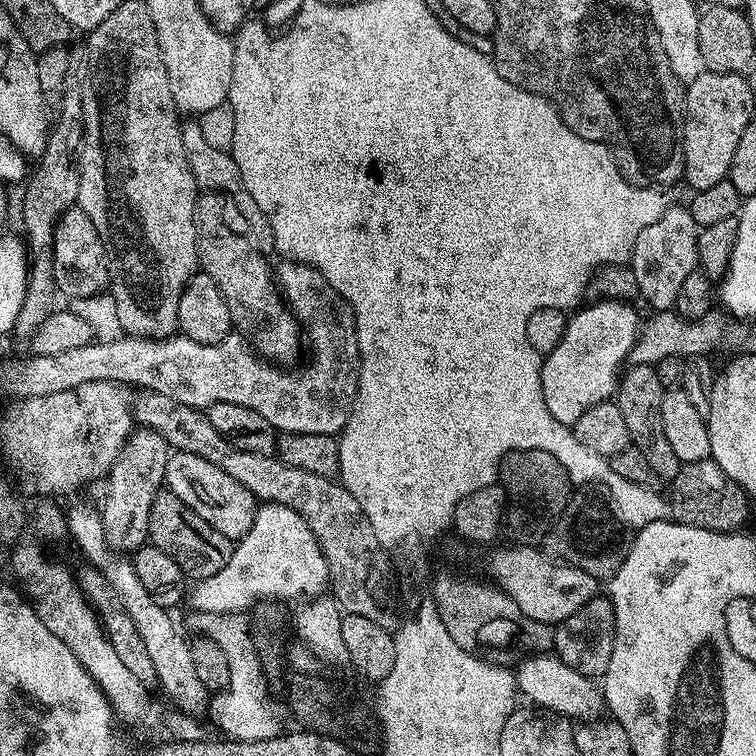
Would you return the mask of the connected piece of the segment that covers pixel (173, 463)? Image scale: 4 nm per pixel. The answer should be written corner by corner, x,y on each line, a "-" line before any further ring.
183,450
173,451
168,457
166,484
175,496
186,502
186,506
206,517
218,534
226,534
226,538
233,542
239,542
254,522
258,501
252,491
239,484
225,468
213,460
207,460
205,456

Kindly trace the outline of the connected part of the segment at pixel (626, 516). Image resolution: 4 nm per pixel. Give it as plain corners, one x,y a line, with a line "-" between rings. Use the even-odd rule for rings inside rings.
550,414
548,415
548,422
550,422
548,432
556,432
556,438
548,436
548,452
554,454
562,462
562,466
568,472
568,477
572,479
573,485
608,488
604,489
606,495
612,501
616,515
620,517
620,521
625,526
633,526
632,524
643,526
653,524
656,520
669,519
672,501
667,495
659,496
655,492
657,490
655,487
635,484
626,478
622,478
622,474
618,474
612,469
609,457
602,455
601,452
591,448
589,444
579,440
569,425
556,426
556,424
552,424
554,418
550,418
-
596,484
601,484
601,486

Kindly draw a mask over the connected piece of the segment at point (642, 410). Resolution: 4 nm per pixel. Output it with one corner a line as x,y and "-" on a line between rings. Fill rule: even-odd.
633,363
625,367
614,393
614,403
622,410
622,418
626,418
626,426
632,431
632,444
640,448
642,454
646,454
646,462
650,462
661,481
671,482
676,479
682,465
674,454
674,446
670,446
670,438
666,438
664,429
662,398
666,383
663,378
665,379
661,369
654,364

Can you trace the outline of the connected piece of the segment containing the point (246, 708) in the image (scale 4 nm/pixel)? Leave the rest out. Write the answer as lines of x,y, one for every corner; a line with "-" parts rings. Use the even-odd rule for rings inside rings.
204,614
199,617
201,629
206,630
206,634
212,640
218,642
218,646
222,646
222,650
226,650
226,654
230,658
230,678
228,685
221,688
208,700
206,704
206,713
221,728
225,737
234,740
269,740
275,736
281,735
280,720
276,717
276,708
272,705
272,696
268,693
270,681
264,675
264,671
259,668
260,659
256,653
256,644
253,633
244,624
240,624
241,617
236,614

